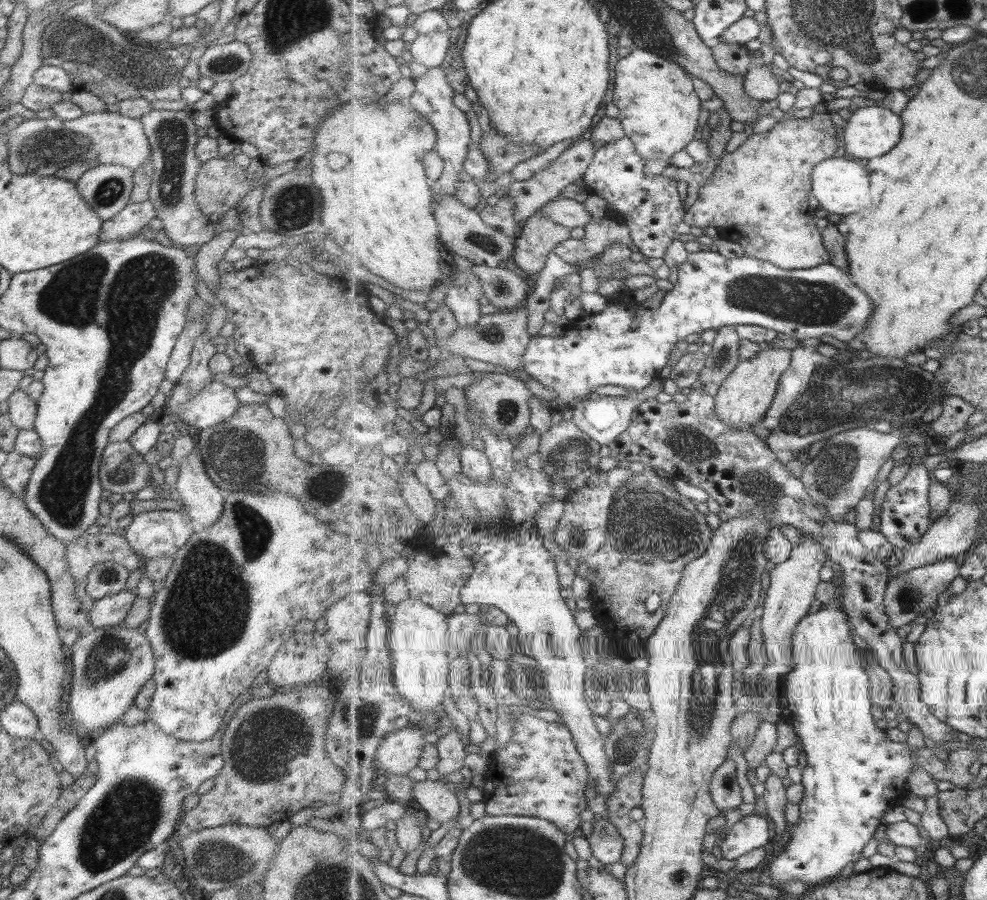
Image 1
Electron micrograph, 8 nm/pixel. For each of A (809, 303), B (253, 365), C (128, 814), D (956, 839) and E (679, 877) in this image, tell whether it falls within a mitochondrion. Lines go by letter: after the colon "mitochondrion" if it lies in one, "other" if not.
A: mitochondrion
B: other
C: mitochondrion
D: other
E: other

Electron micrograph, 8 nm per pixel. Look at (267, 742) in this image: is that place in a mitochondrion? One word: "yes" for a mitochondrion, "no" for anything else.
yes

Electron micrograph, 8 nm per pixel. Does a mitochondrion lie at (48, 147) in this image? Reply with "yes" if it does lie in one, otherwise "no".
yes

